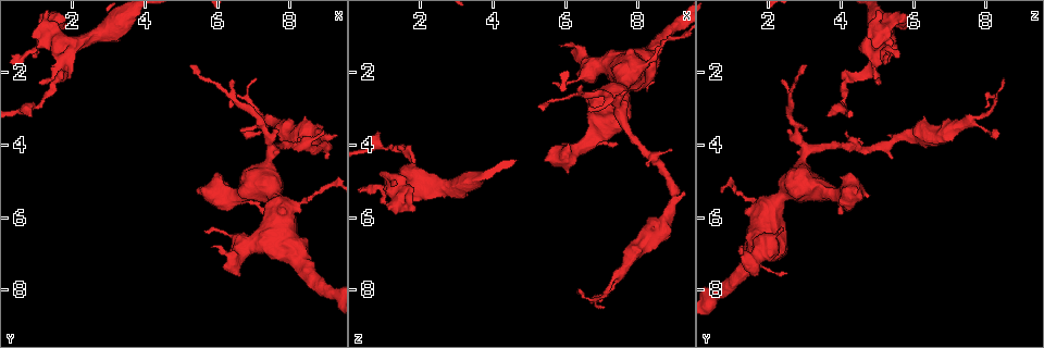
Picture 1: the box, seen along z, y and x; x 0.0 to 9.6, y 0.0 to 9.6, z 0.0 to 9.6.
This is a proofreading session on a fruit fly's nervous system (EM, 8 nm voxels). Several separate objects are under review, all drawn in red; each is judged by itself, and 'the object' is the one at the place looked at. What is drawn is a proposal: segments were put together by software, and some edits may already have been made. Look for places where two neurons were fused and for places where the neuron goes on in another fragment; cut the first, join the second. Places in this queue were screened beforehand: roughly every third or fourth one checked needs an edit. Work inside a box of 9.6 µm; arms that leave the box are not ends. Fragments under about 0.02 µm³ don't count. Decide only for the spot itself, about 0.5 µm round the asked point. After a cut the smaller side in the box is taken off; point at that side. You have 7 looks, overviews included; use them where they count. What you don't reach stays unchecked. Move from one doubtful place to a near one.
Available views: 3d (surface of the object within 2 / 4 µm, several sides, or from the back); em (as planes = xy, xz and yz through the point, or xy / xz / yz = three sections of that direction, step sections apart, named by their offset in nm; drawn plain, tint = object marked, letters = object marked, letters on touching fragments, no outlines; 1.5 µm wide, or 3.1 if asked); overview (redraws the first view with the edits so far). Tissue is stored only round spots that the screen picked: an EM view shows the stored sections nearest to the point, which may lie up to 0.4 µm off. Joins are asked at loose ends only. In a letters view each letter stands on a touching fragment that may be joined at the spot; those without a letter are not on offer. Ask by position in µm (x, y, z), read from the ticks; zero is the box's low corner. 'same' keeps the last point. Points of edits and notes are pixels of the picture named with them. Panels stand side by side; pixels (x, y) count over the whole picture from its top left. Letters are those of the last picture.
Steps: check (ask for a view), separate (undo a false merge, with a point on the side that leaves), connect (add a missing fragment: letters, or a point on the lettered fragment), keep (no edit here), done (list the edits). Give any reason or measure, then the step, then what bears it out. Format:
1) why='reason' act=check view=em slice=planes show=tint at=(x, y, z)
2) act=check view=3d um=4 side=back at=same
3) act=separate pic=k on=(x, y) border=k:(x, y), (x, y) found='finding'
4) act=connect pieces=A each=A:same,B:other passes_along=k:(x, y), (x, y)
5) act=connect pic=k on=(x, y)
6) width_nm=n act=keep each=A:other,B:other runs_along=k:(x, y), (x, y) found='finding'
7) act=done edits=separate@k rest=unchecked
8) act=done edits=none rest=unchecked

why='sudden change in width' act=check view=3d um=2 at=(7.60, 3.35, 7.45)

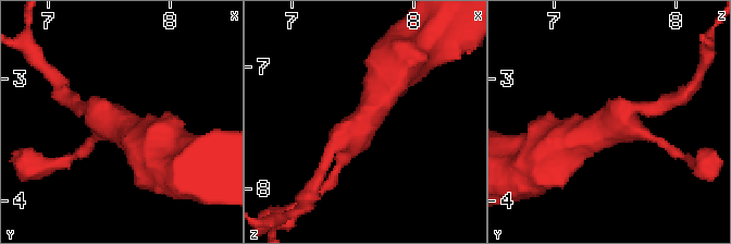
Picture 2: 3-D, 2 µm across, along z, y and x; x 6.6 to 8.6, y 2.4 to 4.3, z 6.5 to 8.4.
act=check view=em slice=planes show=letters at=(7.60, 3.36, 7.42)

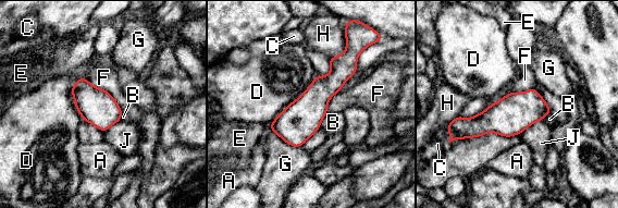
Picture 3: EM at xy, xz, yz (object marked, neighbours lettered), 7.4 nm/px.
act=keep each=A:other,B:other,C:other,D:other,E:other,F:other,G:other,H:other,J:other found='continuous, no second neuron'

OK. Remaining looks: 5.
why='free end' act=check view=em slice=yz step=4 show=tint at=(1.80, 0.75, 5.65)

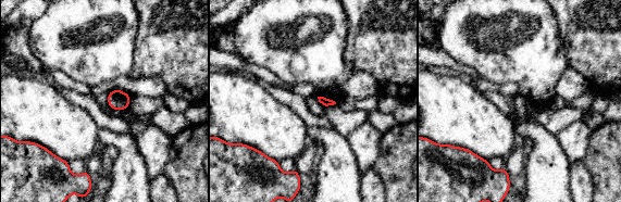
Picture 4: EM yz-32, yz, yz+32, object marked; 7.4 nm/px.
act=check view=em slice=planes show=tint at=same

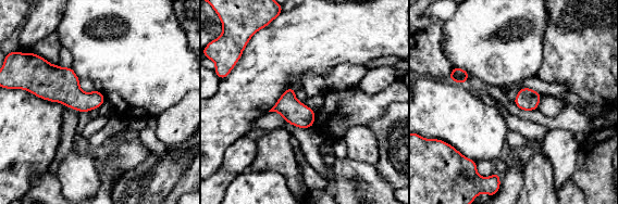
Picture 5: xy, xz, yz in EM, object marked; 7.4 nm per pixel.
act=check view=em slice=planes show=letters at=same

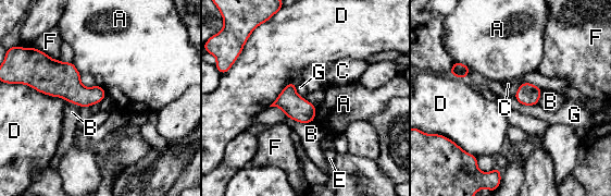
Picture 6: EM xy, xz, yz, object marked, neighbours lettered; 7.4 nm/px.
act=keep each=A:other,B:other,C:other,D:other,E:other,F:other,G:other border=6:(513, 97), (524, 105), (537, 105) found='none of them fits'

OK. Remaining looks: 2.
why='an open end' act=check view=em slice=yz step=4 show=tint at=(8.25, 7.50, 2.55)

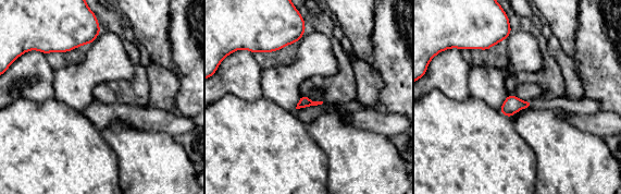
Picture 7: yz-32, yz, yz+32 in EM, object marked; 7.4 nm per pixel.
act=check view=em slice=planes show=letters at=same

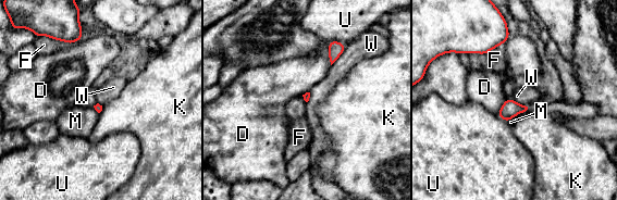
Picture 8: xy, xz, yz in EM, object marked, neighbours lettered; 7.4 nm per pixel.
act=keep each=D:other,F:other,K:other,M:other,U:other,W:other found='no lettered fragment goes on from it'

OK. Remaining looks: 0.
act=done edits=none rest=unchecked

